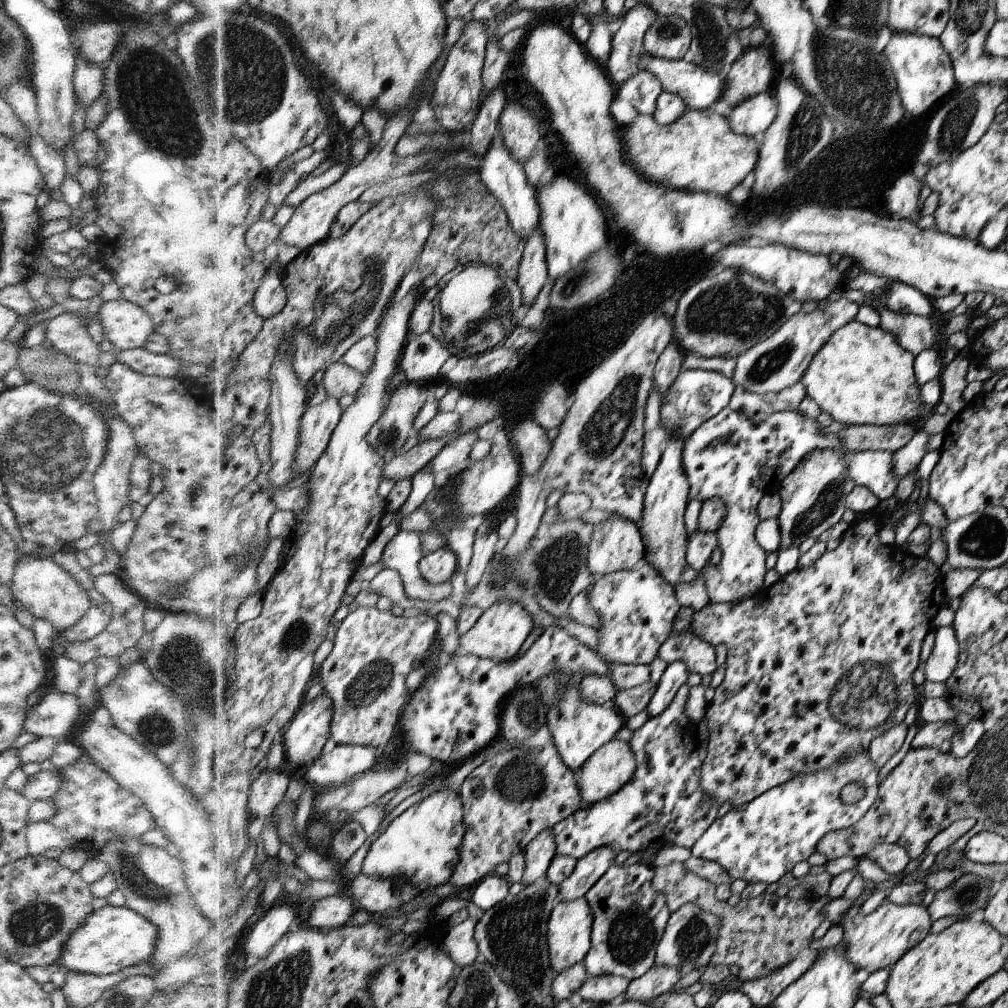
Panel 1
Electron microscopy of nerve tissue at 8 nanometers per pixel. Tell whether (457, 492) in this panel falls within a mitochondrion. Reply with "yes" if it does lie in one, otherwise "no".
yes

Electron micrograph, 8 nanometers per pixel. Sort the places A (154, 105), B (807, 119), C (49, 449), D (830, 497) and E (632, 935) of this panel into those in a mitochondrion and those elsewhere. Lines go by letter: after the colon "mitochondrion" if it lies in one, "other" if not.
A: mitochondrion
B: mitochondrion
C: mitochondrion
D: mitochondrion
E: mitochondrion

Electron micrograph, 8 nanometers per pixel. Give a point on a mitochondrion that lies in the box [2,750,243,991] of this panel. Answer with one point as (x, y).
(36, 923)

